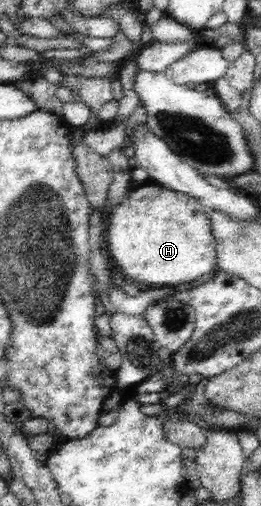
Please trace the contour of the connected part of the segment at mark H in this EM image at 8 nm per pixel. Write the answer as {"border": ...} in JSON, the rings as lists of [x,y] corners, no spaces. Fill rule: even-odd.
{"border":[[[150,181],[132,189],[123,204],[109,216],[107,226],[104,227],[104,236],[114,264],[129,278],[146,285],[171,287],[193,282],[203,274],[217,269],[216,240],[211,233],[211,221],[205,214],[205,208],[196,198],[167,190]]]}

